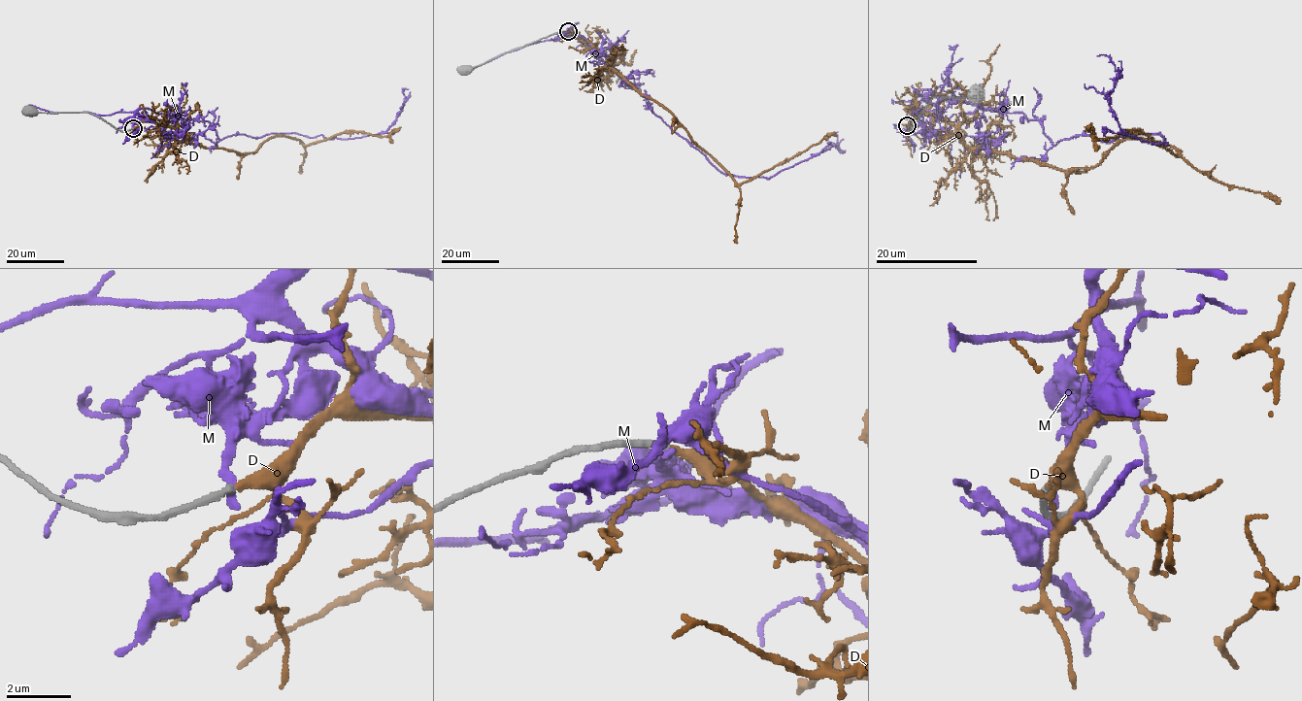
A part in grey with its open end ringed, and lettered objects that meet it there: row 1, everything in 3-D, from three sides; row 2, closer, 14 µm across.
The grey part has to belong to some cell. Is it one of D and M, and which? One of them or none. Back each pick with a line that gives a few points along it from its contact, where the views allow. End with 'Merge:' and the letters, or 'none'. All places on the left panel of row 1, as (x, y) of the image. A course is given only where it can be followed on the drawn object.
D: it runs (133, 128), (168, 125), (179, 142), (241, 153), (275, 136), (305, 145), (401, 127)
Merge: D

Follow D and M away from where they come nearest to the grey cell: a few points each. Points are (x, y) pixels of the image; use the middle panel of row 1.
D: (568, 31), (603, 51), (614, 68), (659, 103), (738, 184), (836, 136)
M: (567, 31), (631, 82), (655, 115), (725, 174), (770, 178), (831, 146), (840, 150), (838, 145), (843, 139)

